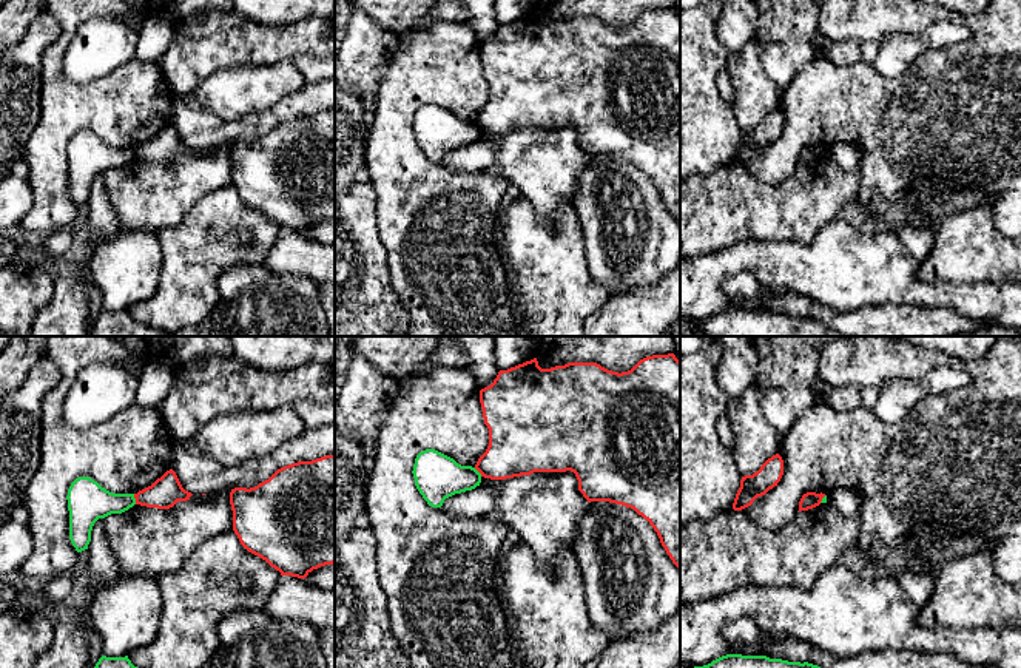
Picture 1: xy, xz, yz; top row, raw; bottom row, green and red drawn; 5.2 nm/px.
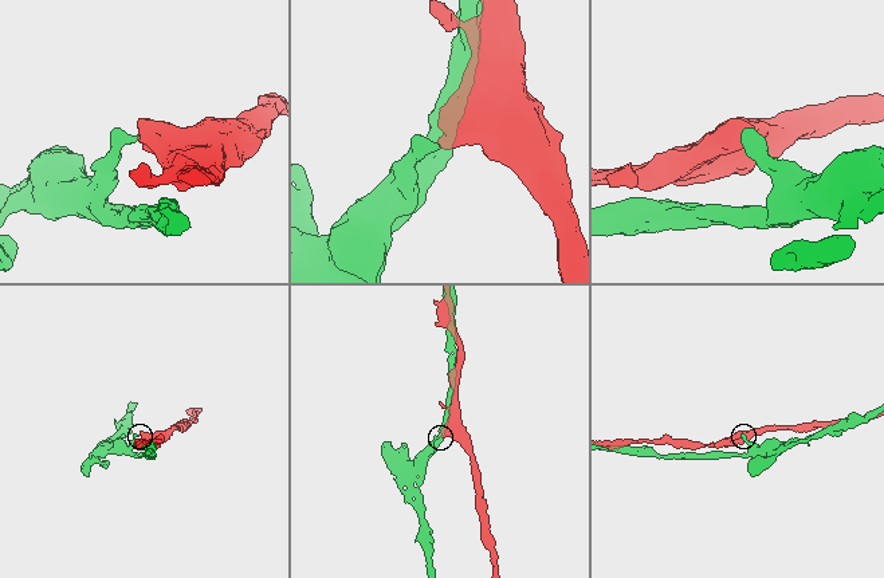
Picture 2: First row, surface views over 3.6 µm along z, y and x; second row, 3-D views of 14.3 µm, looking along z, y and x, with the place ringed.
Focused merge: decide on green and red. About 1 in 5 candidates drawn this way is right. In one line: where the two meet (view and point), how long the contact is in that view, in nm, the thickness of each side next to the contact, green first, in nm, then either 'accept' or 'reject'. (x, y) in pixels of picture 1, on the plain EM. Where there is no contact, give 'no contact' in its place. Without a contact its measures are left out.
xy (134, 153) | 60 nm | 200/160 nm | reject

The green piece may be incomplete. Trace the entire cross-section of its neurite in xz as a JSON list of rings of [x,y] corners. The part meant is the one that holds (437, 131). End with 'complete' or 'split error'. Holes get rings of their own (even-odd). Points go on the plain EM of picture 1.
[[[435,103],[416,110],[412,128],[416,143],[432,162],[441,162],[446,153],[481,137],[481,128],[475,122],[461,120]]] | complete

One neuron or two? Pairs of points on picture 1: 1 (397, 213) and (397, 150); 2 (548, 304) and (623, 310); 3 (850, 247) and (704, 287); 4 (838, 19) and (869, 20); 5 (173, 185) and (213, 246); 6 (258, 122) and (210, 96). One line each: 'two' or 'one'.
1: one
2: two
3: one
4: one
5: two
6: two

